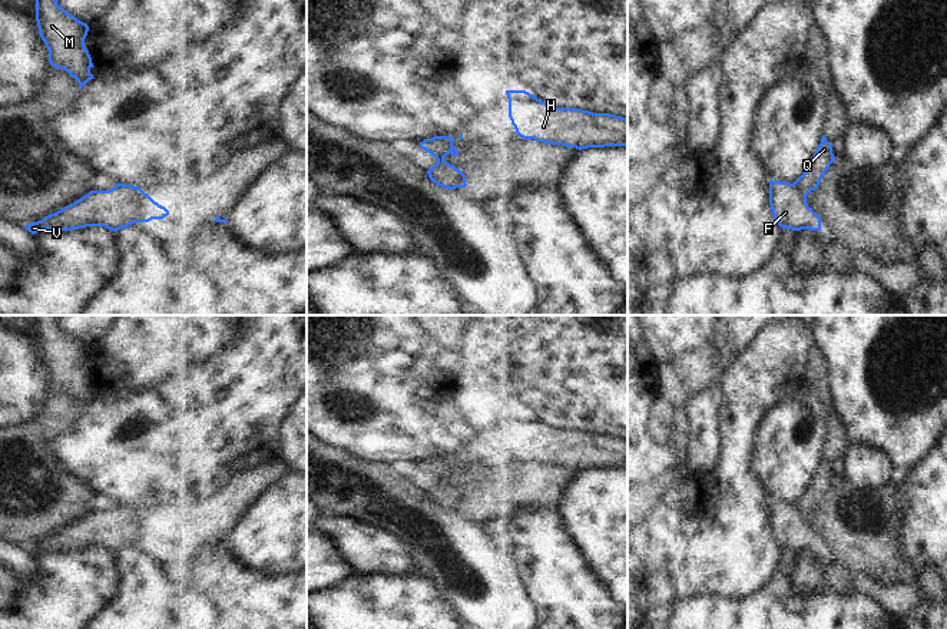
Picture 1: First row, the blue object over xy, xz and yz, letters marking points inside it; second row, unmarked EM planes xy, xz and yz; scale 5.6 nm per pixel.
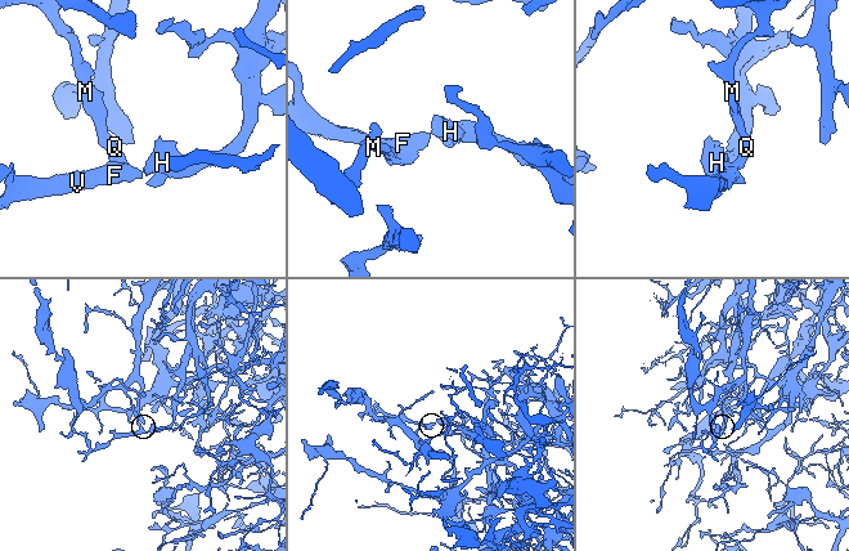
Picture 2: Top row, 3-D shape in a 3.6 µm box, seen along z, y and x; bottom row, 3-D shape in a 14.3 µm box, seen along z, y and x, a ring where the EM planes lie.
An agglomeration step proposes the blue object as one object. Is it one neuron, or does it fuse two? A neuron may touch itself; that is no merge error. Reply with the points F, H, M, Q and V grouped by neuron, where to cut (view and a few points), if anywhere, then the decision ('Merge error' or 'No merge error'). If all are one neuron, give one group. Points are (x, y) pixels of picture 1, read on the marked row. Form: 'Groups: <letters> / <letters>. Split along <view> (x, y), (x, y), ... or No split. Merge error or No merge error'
Groups: F H V / M Q. Split along yz (792, 184), (805, 201). Merge error

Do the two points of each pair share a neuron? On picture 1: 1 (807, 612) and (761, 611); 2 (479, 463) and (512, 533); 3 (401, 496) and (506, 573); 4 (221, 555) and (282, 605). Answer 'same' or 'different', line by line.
1: same
2: different
3: same
4: same

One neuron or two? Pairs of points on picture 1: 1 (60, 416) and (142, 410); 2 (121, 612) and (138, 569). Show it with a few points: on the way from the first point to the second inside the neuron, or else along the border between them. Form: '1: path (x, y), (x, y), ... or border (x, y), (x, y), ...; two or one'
1: border (80, 410), (76, 420), (65, 431), (53, 437); two
2: path (131, 602), (138, 595), (138, 579); one

